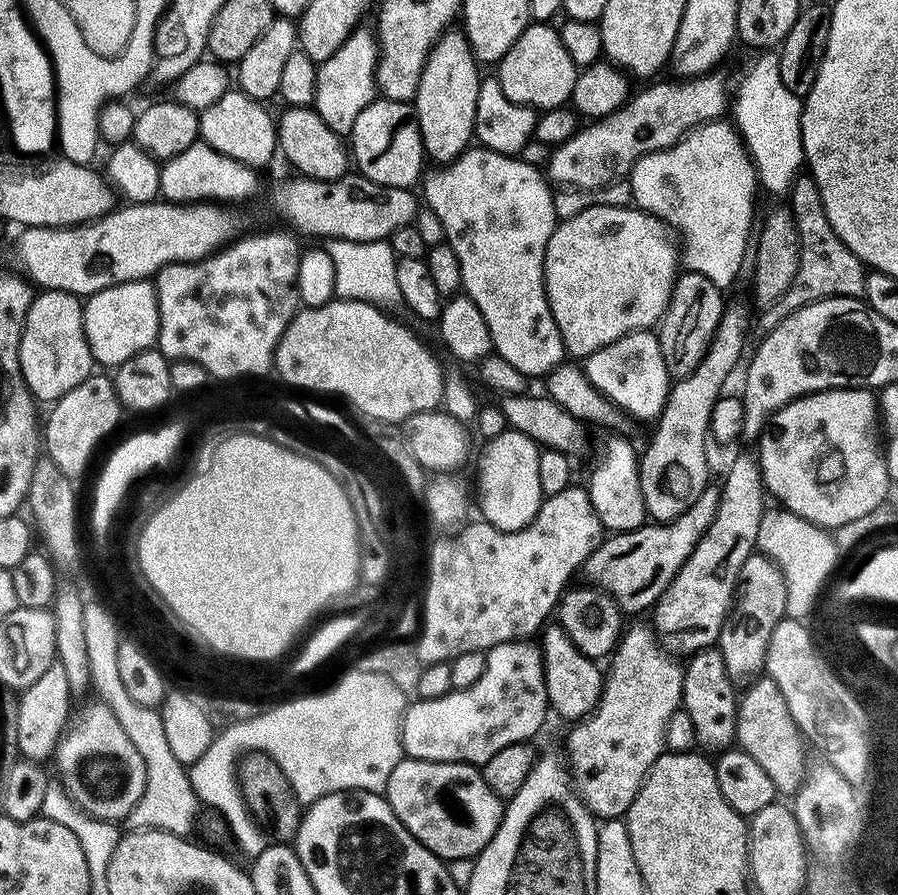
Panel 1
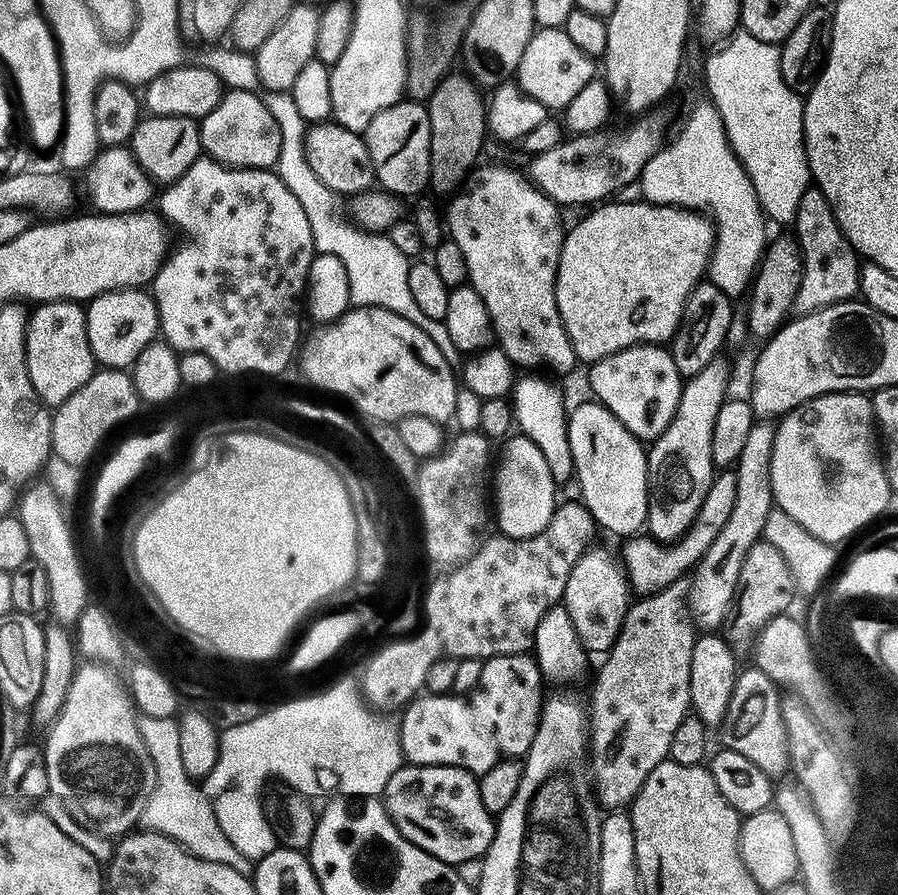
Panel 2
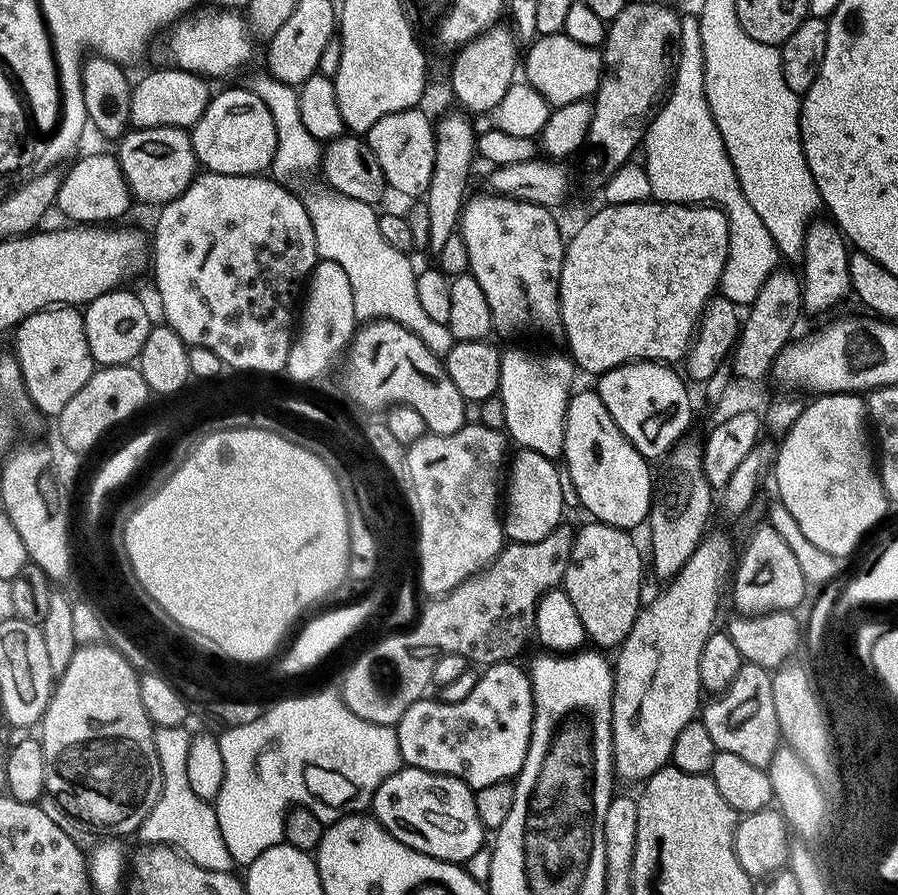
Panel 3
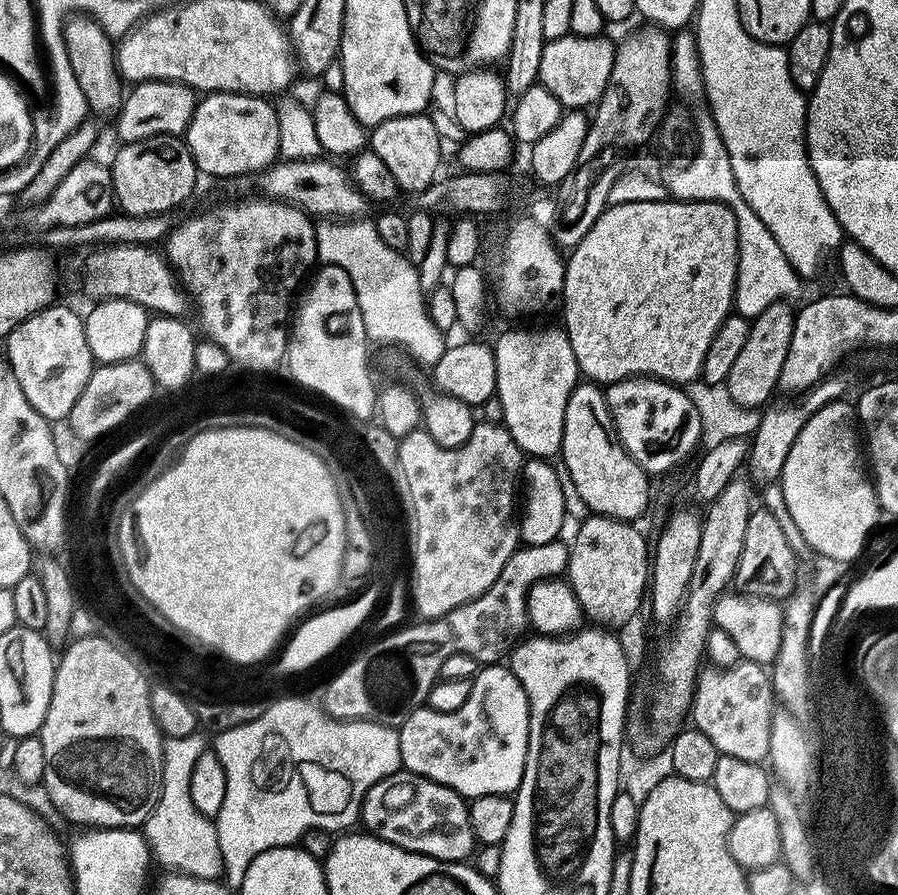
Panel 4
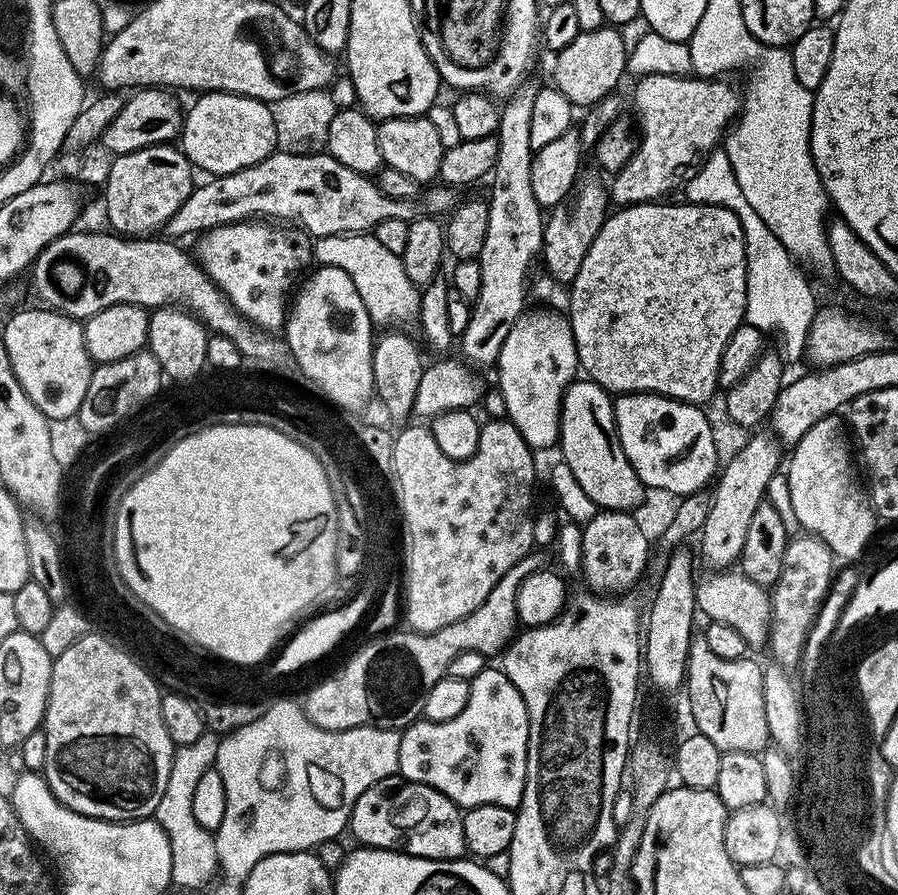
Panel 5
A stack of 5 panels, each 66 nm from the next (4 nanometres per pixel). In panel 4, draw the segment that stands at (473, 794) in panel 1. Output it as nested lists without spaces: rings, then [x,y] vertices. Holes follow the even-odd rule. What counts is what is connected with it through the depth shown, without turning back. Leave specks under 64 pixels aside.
[[[401,770],[393,776],[385,776],[365,794],[362,824],[371,835],[399,848],[435,860],[464,862],[473,855],[477,847],[476,835],[472,833],[470,826],[468,806],[469,801],[450,790],[450,786],[442,786],[430,778]]]

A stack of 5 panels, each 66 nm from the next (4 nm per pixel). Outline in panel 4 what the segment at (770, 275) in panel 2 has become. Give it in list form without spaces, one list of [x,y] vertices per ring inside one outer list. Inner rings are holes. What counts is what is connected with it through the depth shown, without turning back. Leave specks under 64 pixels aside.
[[[788,302],[772,304],[751,321],[746,343],[743,344],[726,381],[729,394],[738,406],[760,410],[777,395],[778,376],[785,365],[791,335],[794,334],[796,312],[792,306]]]

